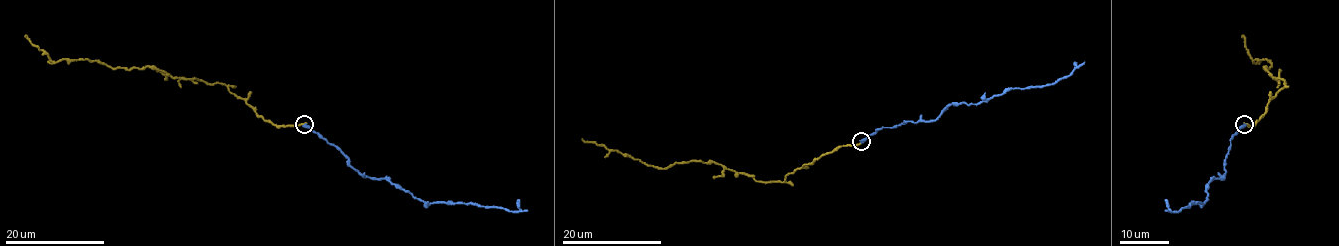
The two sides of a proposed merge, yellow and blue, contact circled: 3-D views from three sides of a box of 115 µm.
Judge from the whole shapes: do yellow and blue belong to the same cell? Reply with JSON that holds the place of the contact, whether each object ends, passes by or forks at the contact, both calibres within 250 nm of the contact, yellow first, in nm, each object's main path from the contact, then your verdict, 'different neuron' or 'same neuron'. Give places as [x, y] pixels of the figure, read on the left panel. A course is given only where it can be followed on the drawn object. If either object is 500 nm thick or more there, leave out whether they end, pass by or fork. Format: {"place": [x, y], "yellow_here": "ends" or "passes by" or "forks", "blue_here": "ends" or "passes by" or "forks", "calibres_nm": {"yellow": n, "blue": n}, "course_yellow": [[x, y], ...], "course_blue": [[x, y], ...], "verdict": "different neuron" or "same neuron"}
{"place": [304, 124], "yellow_here": "ends", "blue_here": "ends", "calibres_nm": {"yellow": 240, "blue": 240}, "course_yellow": [[304, 123], [275, 126], [218, 82], [178, 79], [147, 66], [125, 69], [87, 59], [52, 61], [25, 35]], "course_blue": [[304, 124], [339, 149], [363, 175], [387, 179], [426, 202], [497, 206], [511, 211], [520, 210], [517, 200]], "verdict": "same neuron"}

